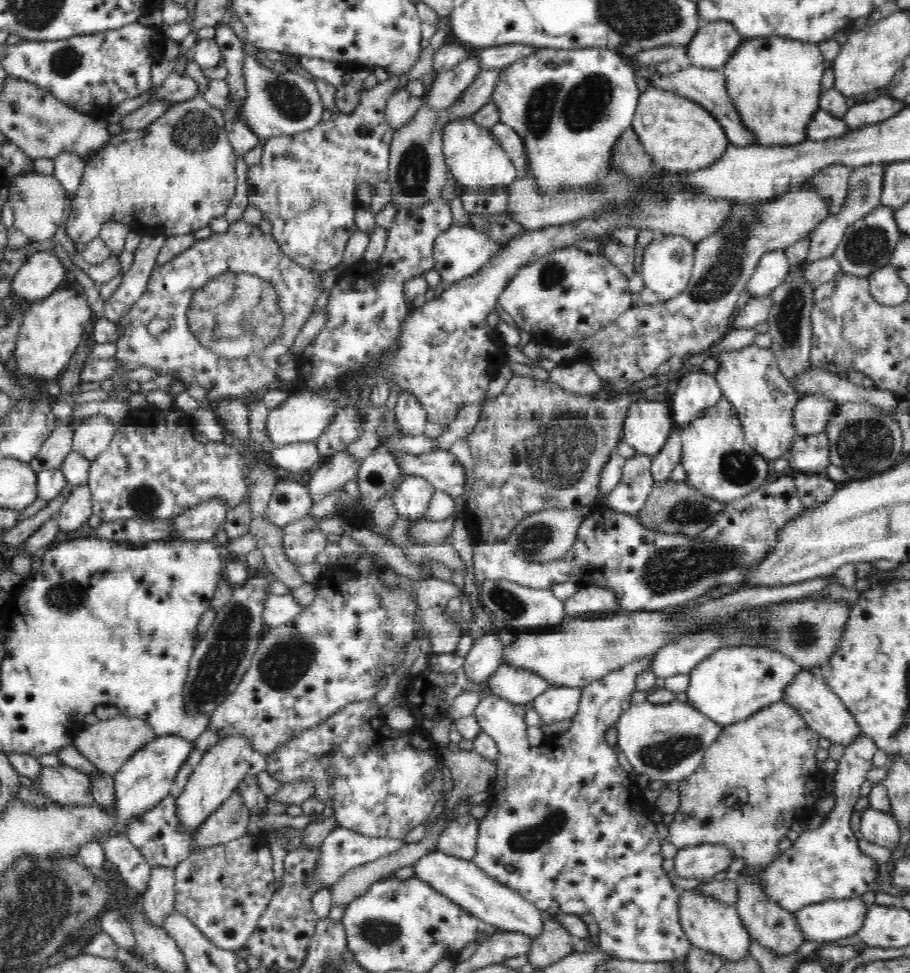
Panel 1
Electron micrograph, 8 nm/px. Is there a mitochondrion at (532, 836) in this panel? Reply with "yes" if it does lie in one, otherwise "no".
yes

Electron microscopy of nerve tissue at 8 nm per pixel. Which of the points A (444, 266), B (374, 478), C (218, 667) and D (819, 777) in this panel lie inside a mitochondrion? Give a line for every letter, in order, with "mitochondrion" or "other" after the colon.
A: other
B: mitochondrion
C: mitochondrion
D: other

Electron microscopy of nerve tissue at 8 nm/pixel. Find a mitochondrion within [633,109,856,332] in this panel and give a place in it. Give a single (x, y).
(723, 272)

